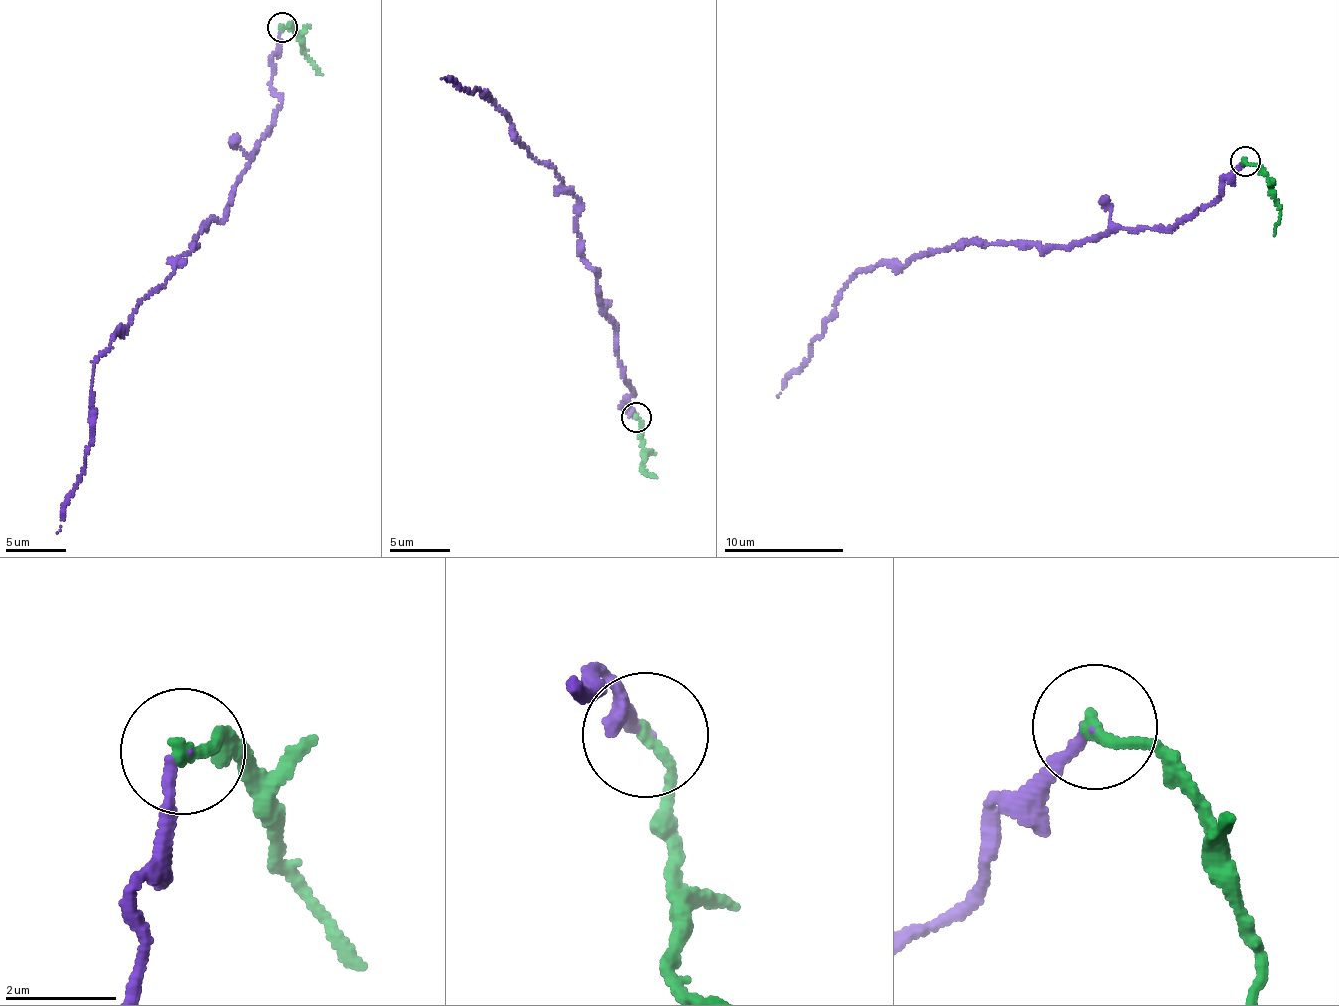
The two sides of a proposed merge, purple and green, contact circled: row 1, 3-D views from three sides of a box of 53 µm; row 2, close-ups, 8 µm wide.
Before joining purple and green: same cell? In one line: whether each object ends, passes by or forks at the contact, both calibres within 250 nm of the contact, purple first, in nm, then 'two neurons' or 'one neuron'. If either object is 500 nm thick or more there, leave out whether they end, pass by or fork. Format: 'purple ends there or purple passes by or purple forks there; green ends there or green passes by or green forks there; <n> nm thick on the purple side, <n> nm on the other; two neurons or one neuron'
purple ends there; green ends there; 170 nm thick on the purple side, 240 nm on the other; two neurons

